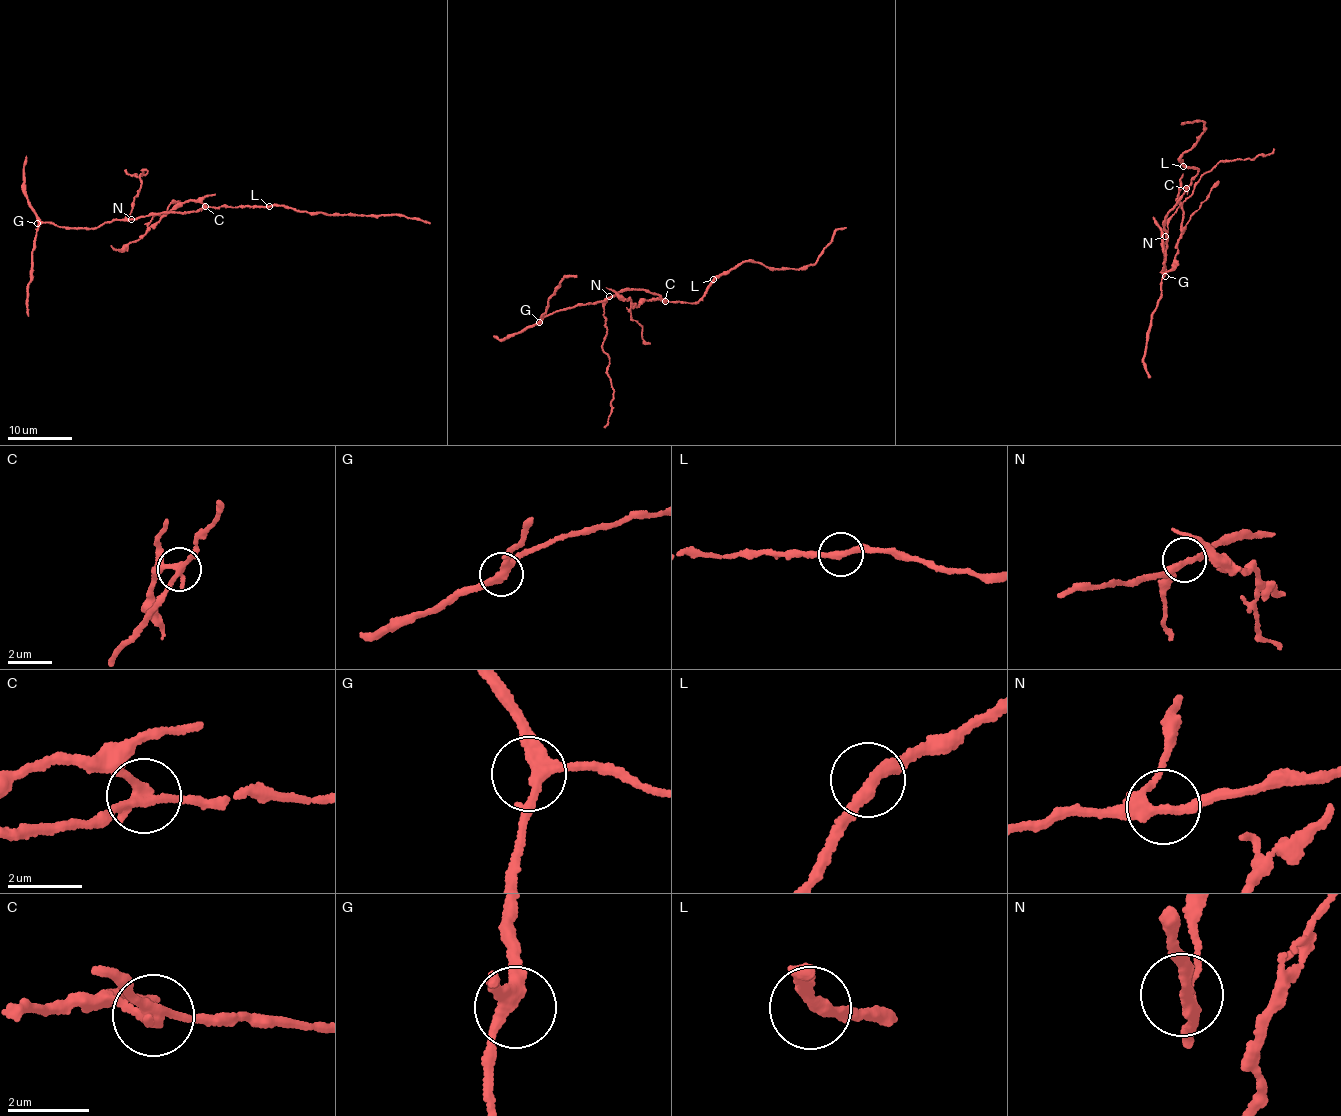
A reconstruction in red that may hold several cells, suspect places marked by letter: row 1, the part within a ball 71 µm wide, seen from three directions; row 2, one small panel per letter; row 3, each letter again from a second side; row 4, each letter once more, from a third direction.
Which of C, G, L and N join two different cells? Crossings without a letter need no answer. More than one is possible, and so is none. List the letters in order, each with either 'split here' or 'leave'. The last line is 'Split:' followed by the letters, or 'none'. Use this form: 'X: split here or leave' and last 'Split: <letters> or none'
C: split here
G: leave
L: leave
N: leave
Split: C

